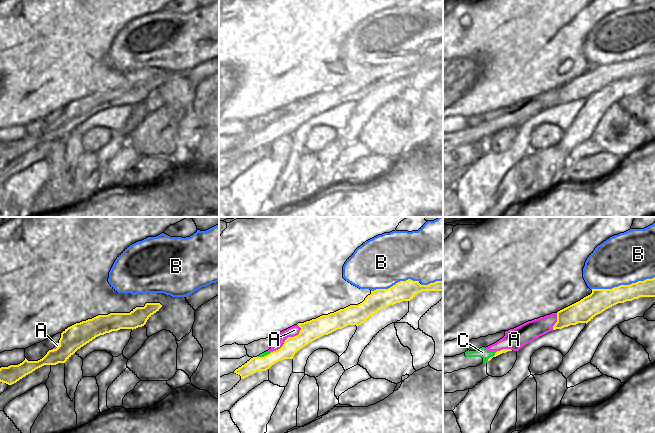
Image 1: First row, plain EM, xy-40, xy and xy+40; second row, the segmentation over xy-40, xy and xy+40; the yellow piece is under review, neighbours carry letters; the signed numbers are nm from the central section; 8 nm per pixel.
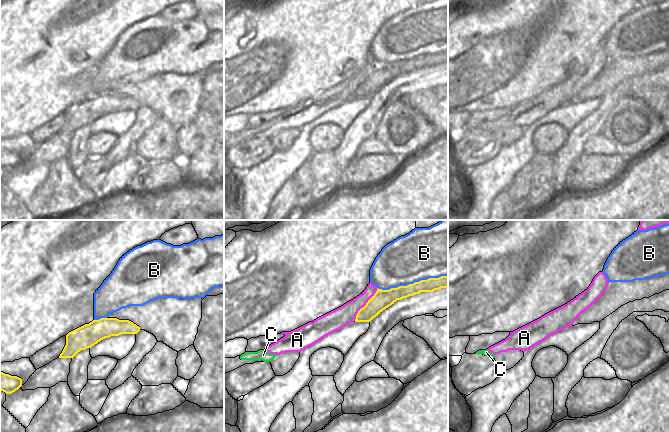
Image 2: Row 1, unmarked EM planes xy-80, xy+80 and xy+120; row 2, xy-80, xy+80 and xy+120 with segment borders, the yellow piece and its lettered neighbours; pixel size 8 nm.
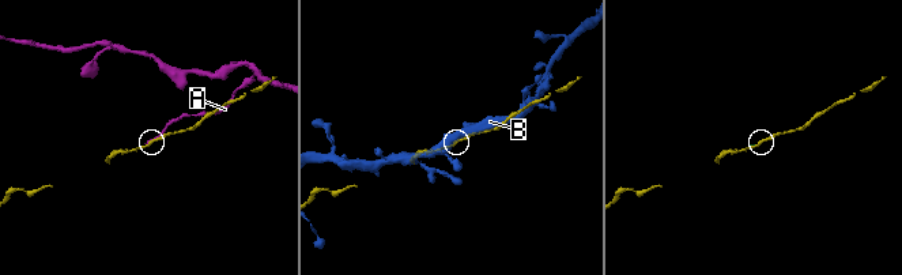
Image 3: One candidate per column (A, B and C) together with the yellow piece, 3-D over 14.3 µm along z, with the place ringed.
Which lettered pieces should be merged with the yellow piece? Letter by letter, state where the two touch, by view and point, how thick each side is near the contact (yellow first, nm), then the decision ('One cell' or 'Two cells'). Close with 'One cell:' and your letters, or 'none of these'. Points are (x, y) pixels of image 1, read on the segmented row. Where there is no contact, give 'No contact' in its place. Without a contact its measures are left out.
A: Touches yellow at xy (286, 339). Thickness 160 nm (yellow) against 80 nm. Two cells
B: Touches yellow at xy+40 (622, 285). Thickness 180 nm (yellow) against 420 nm. Two cells
C: Touches yellow at xy+40 (491, 357). Thickness 40 nm (yellow) against 80 nm. Two cells
One cell: none of these

